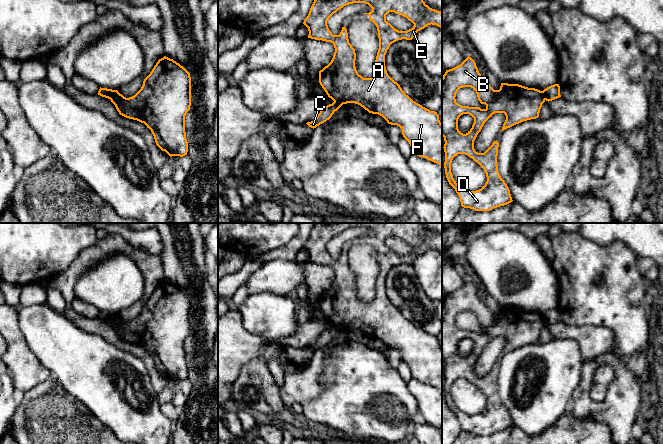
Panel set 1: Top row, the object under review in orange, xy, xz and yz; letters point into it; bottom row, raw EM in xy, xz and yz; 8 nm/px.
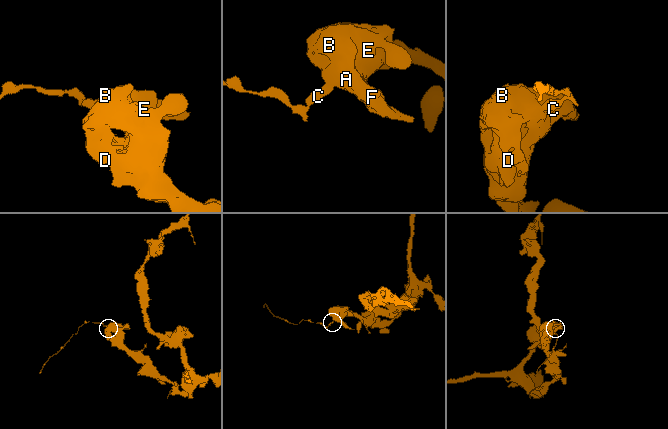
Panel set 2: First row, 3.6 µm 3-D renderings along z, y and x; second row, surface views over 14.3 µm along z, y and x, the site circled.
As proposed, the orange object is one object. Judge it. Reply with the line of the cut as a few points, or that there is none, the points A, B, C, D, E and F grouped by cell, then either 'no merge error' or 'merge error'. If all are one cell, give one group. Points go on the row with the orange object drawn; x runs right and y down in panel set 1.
cut xy (117, 91), (110, 99); groups A B D E F / C; merge error

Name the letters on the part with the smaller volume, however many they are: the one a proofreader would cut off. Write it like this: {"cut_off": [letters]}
{"cut_off": ["C"]}

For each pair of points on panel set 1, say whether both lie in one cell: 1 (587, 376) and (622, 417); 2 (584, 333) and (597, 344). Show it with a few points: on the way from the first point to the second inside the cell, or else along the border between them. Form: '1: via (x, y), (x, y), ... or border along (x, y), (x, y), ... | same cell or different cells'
1: via (586, 391), (586, 399), (597, 410), (607, 411) | same cell
2: via (587, 336), (594, 341) | same cell

